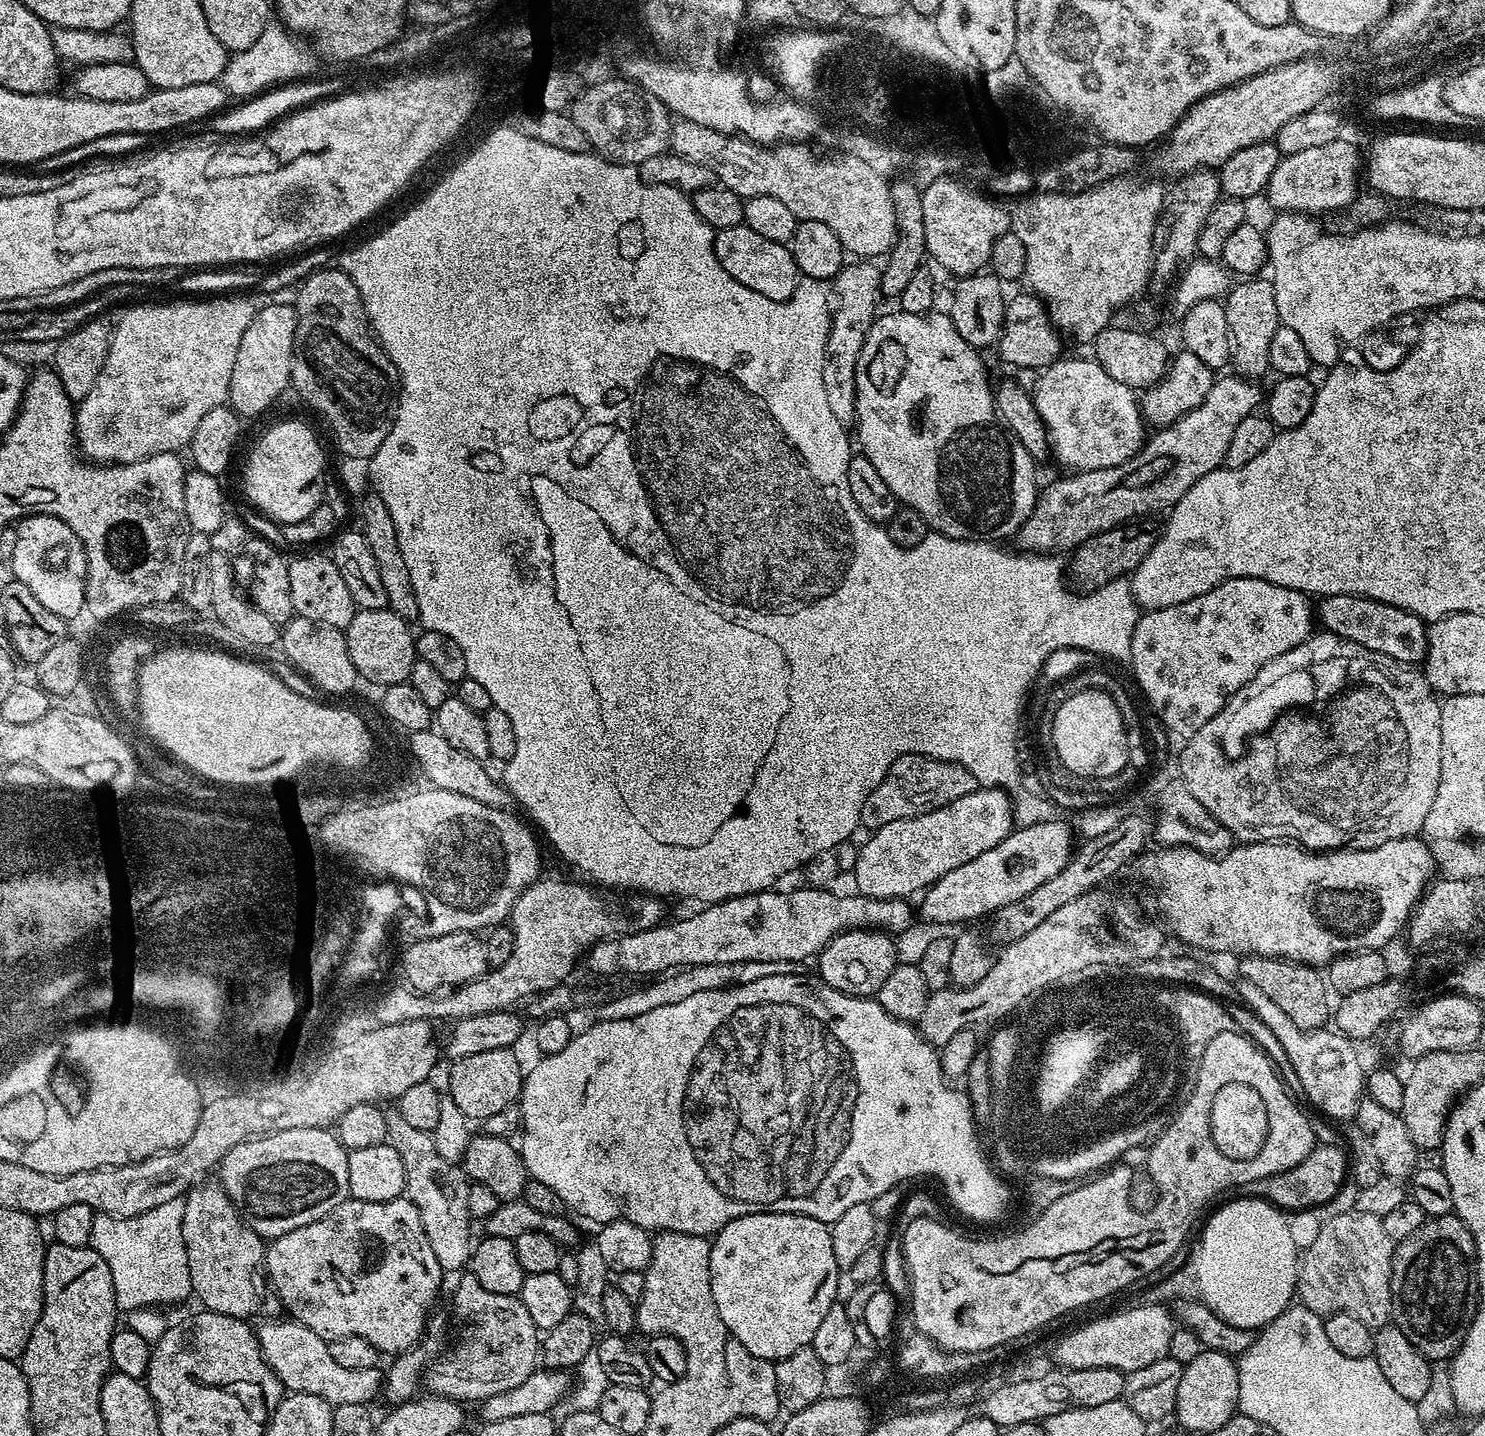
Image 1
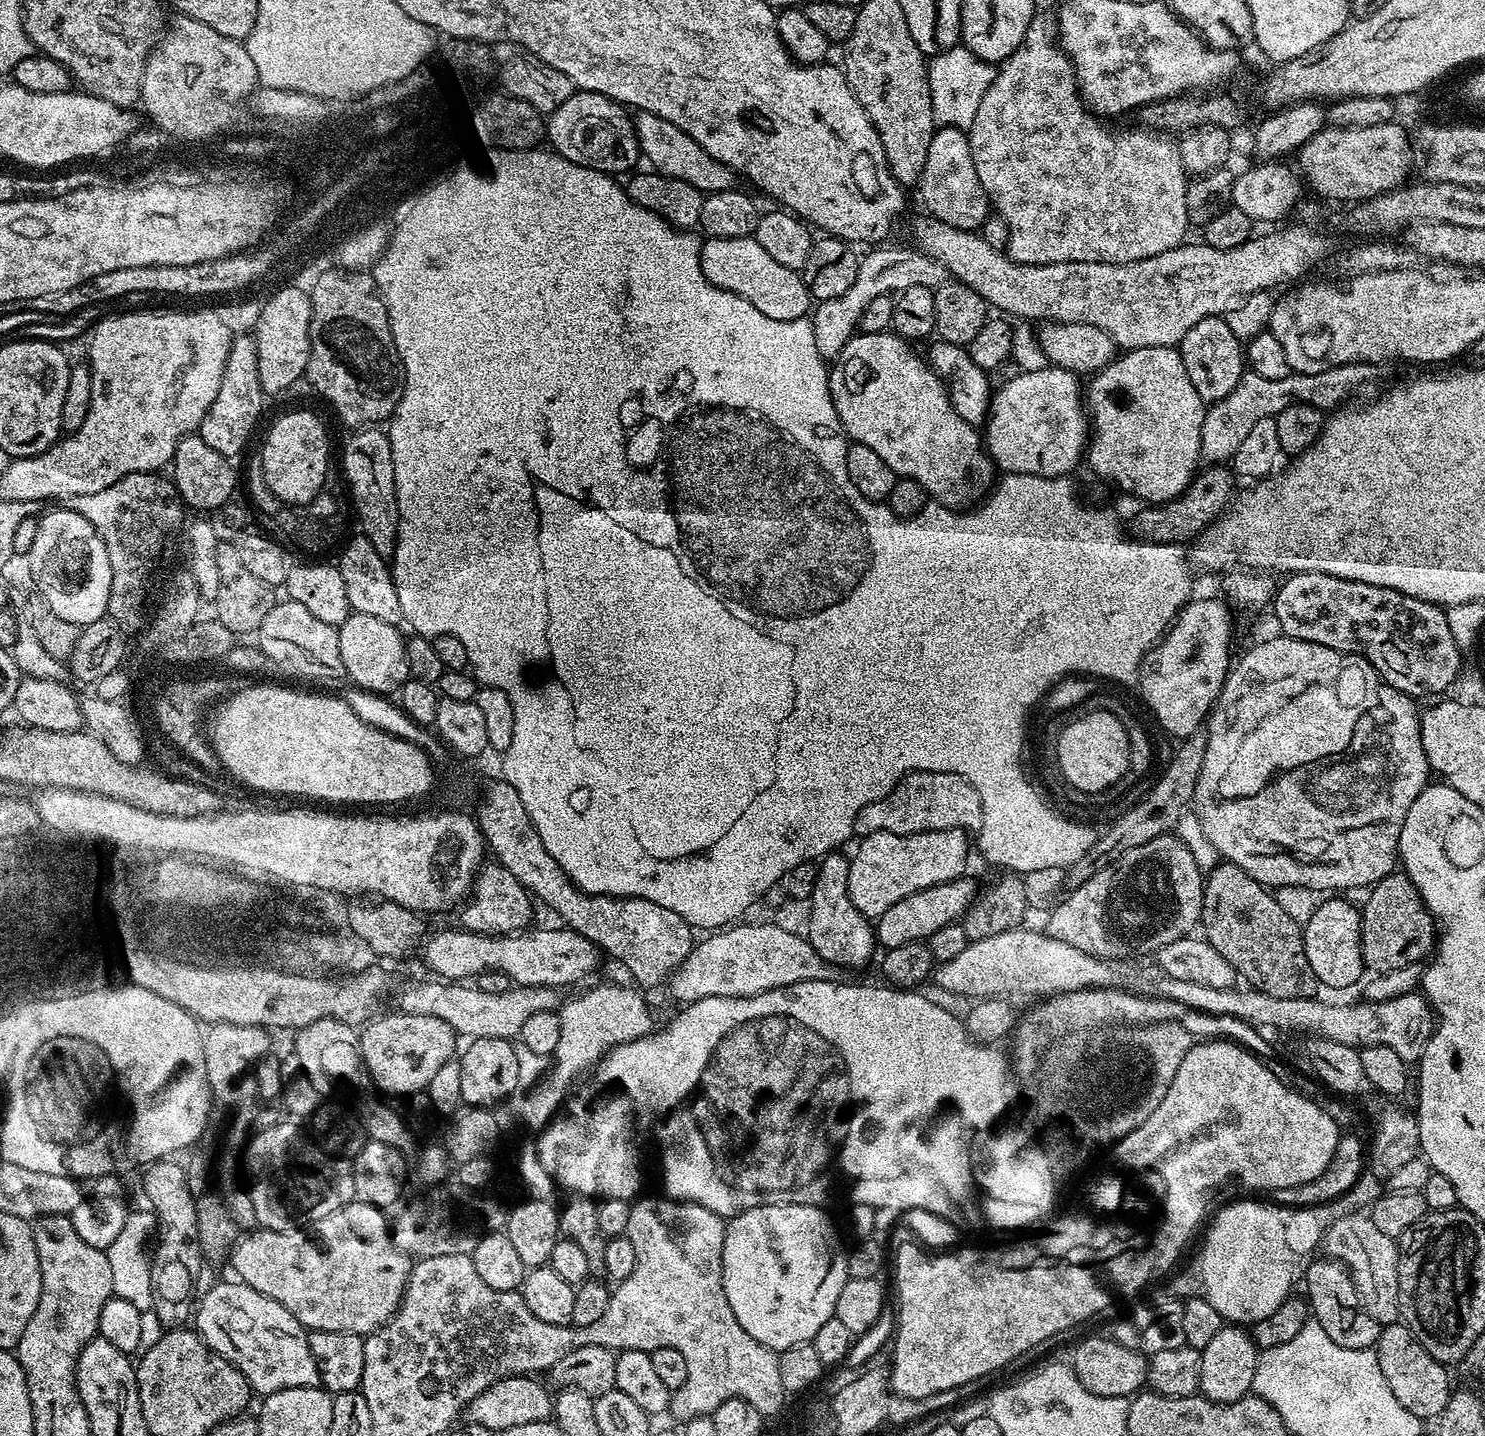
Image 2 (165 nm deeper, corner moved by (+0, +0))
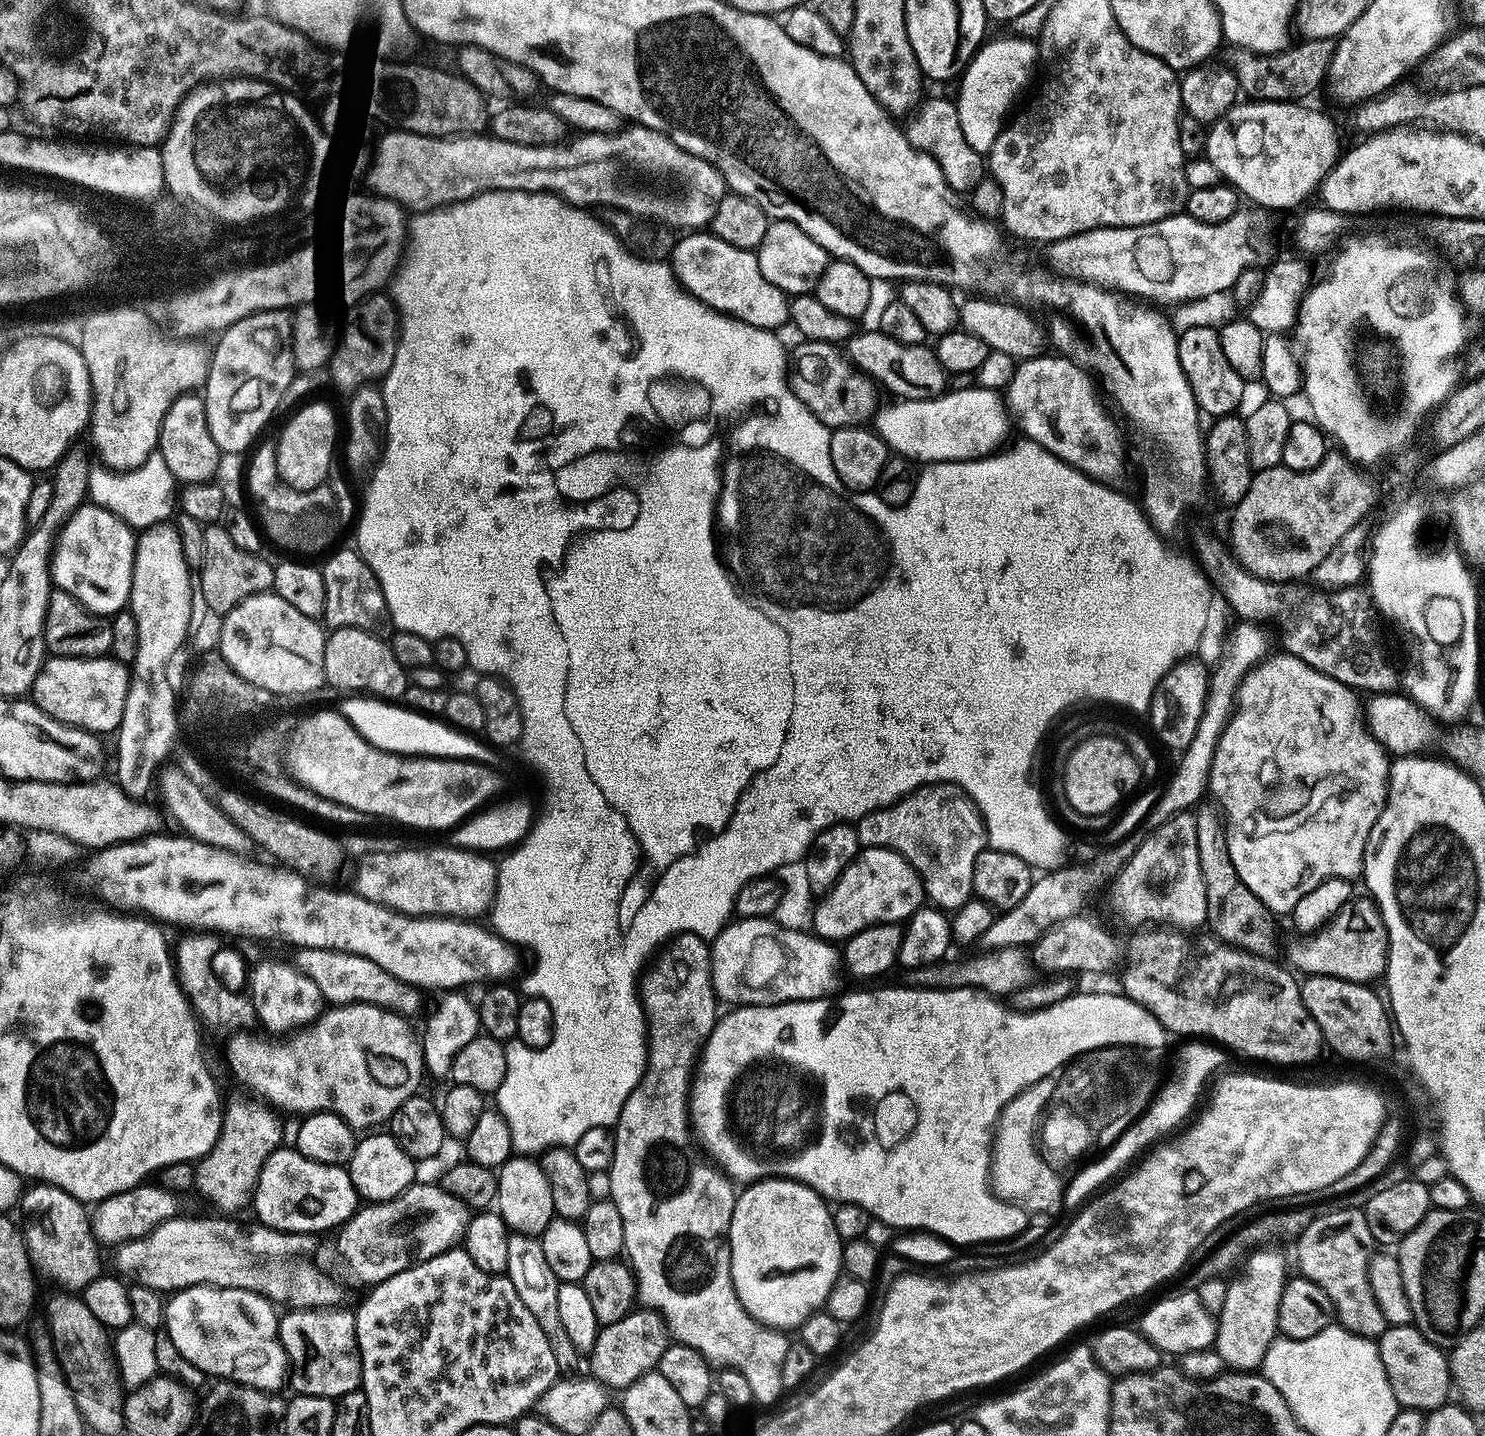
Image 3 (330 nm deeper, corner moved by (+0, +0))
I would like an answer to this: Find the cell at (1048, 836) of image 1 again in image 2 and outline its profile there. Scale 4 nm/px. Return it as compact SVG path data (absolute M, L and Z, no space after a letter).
M961 878L938 886L930 886L926 890L902 898L902 902L894 902L894 906L890 906L890 910L886 910L875 921L877 941L885 949L906 946L910 942L927 941L936 930L947 924L957 923L978 896L975 882L968 879Z

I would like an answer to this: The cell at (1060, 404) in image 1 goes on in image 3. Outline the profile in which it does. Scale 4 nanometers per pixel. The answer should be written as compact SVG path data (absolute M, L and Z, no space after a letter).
M951 389L929 400L897 399L892 403L896 404L876 414L874 430L895 455L914 461L982 460L999 453L1008 431L1014 428L1005 397L994 389Z

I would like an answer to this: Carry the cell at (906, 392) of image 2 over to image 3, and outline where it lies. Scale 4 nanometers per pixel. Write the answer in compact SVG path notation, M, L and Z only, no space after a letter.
M804 340L796 349L791 349L790 383L796 397L831 429L867 425L878 412L876 381L861 372L835 344Z

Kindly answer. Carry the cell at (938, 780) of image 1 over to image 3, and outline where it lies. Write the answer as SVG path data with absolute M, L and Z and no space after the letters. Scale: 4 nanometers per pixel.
M924 784L896 803L866 814L855 821L854 827L859 843L864 848L889 848L902 853L920 873L924 881L925 897L935 907L941 910L957 910L973 899L975 863L978 862L978 854L986 851L986 833L984 819L976 804L957 784Z

